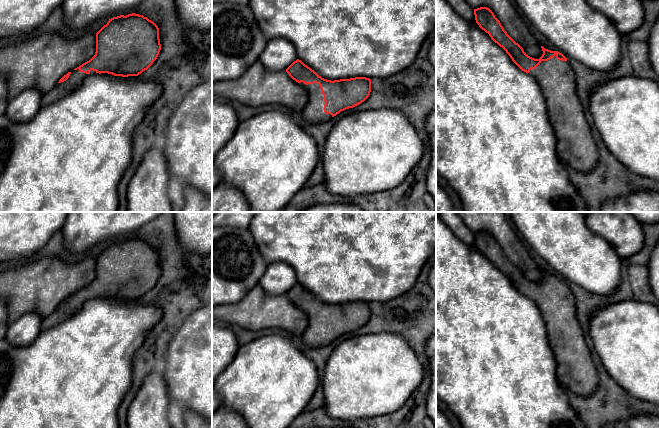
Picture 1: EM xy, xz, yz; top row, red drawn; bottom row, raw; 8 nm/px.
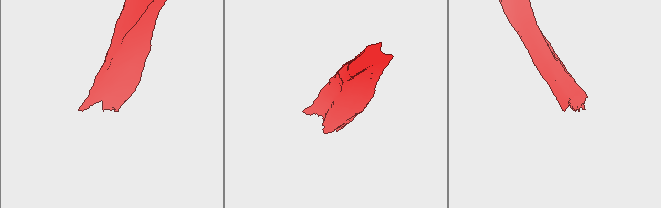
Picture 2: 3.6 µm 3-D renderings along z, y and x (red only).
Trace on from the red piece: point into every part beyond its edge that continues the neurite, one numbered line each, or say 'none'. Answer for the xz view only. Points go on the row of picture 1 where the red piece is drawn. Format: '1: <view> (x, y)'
1: xz (313, 113)

